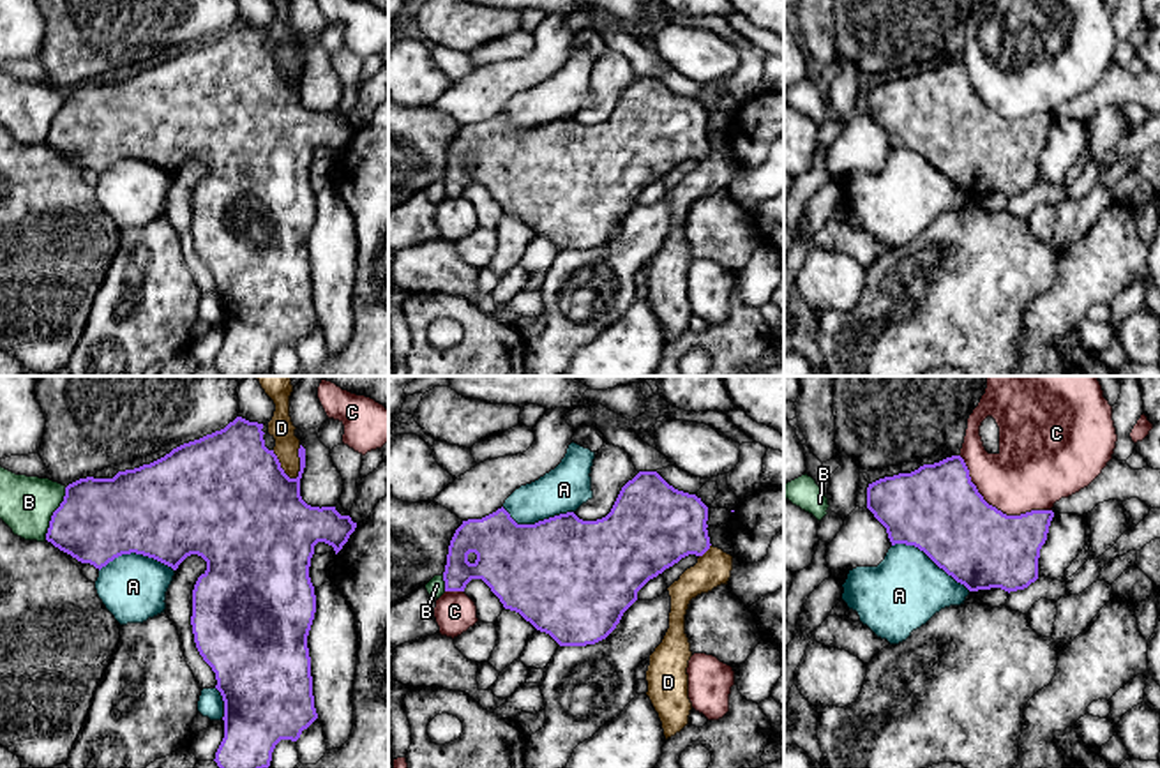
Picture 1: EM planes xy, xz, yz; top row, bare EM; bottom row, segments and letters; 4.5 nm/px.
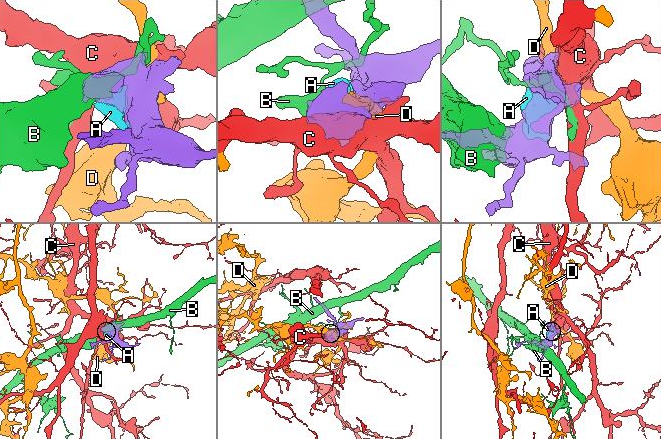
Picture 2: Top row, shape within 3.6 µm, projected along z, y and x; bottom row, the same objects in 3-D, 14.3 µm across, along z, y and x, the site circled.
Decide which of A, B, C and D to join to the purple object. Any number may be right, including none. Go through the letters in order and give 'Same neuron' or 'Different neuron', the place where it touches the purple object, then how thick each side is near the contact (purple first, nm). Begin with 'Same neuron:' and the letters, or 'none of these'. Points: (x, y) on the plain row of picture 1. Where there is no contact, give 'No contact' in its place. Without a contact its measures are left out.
Same neuron: none of these
A: Different neuron. Touches purple at yz (931, 163). Thickness 400 nm (purple) against 340 nm
B: Different neuron. Touches purple at xy (53, 119). Thickness 380 nm (purple) against 260 nm
C: Different neuron. Touches purple at yz (994, 112). Thickness 400 nm (purple) against 360 nm
D: Different neuron. Touches purple at xy (279, 71). Thickness 500 nm (purple) against 110 nm

